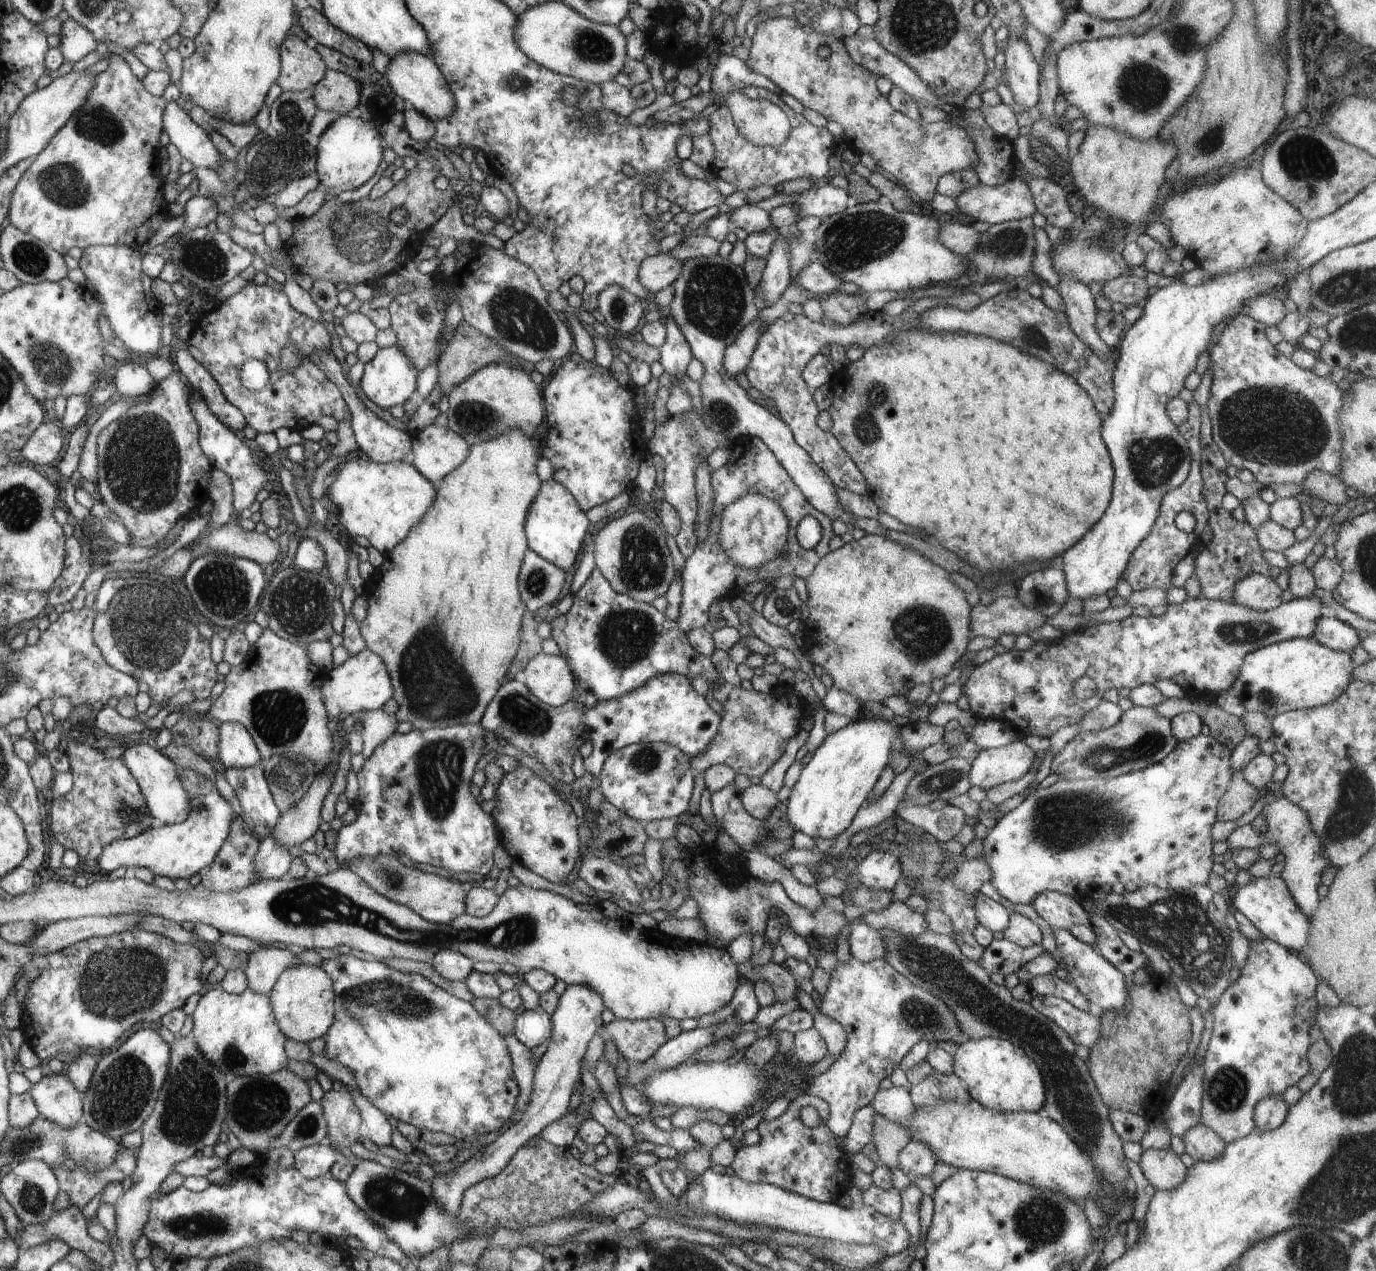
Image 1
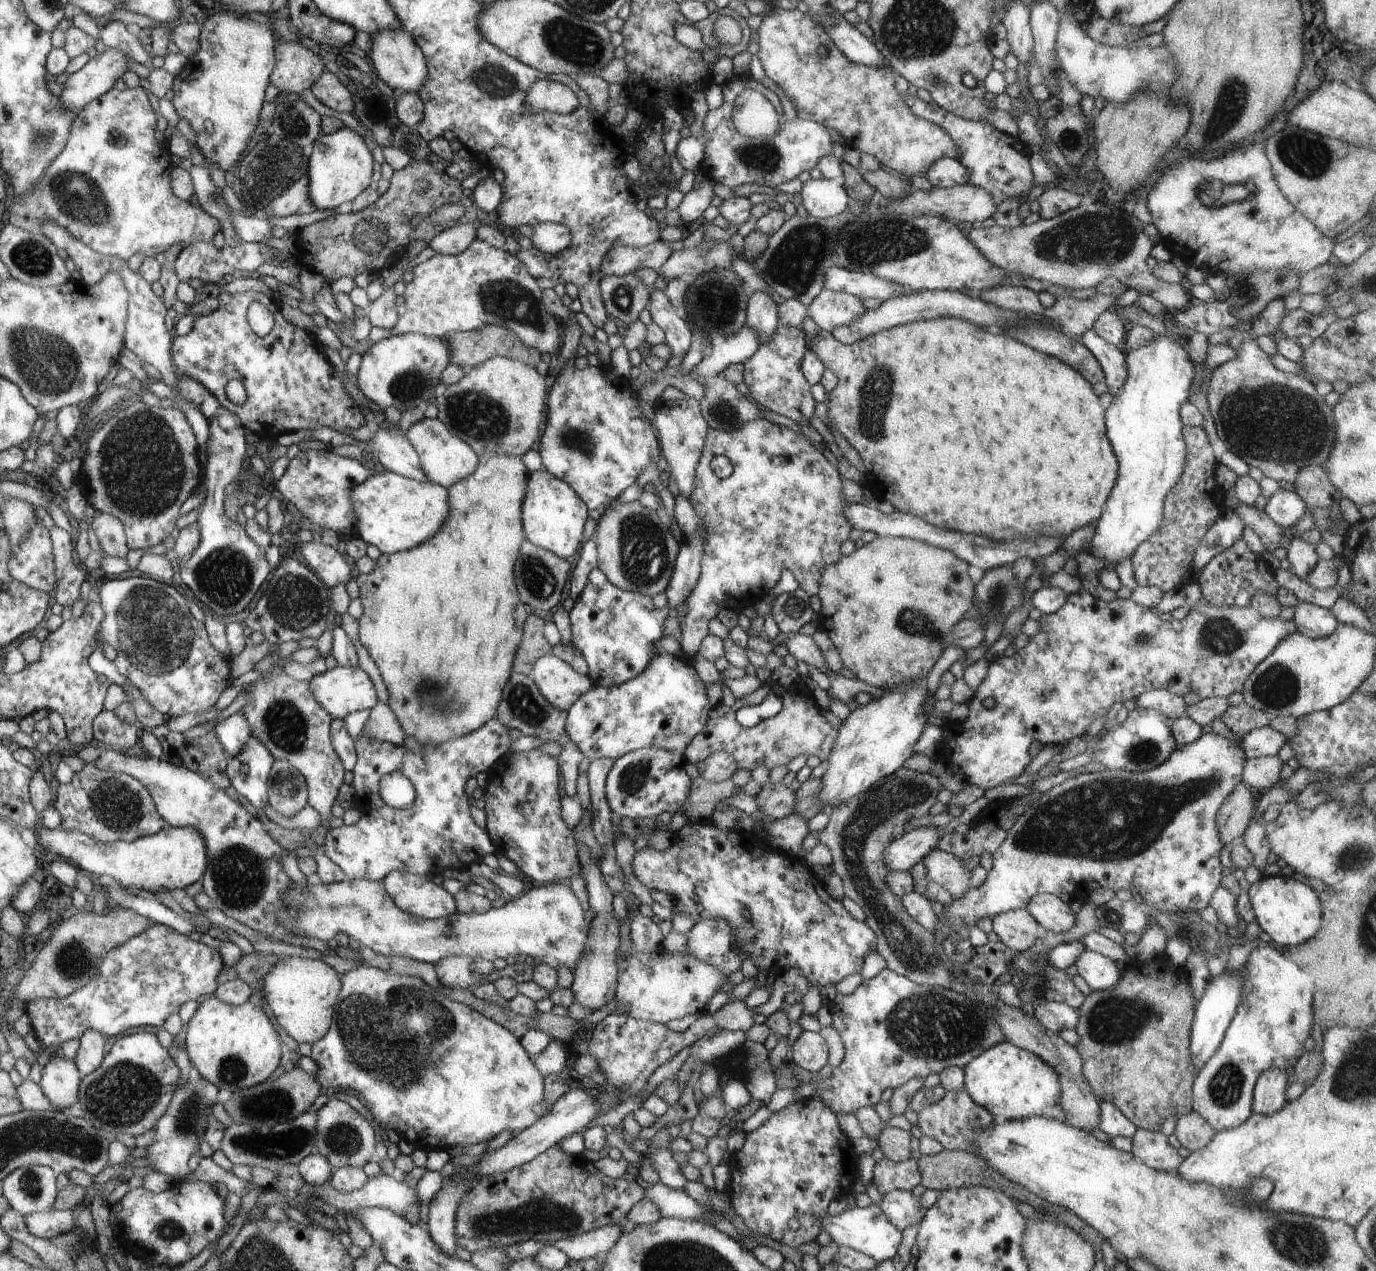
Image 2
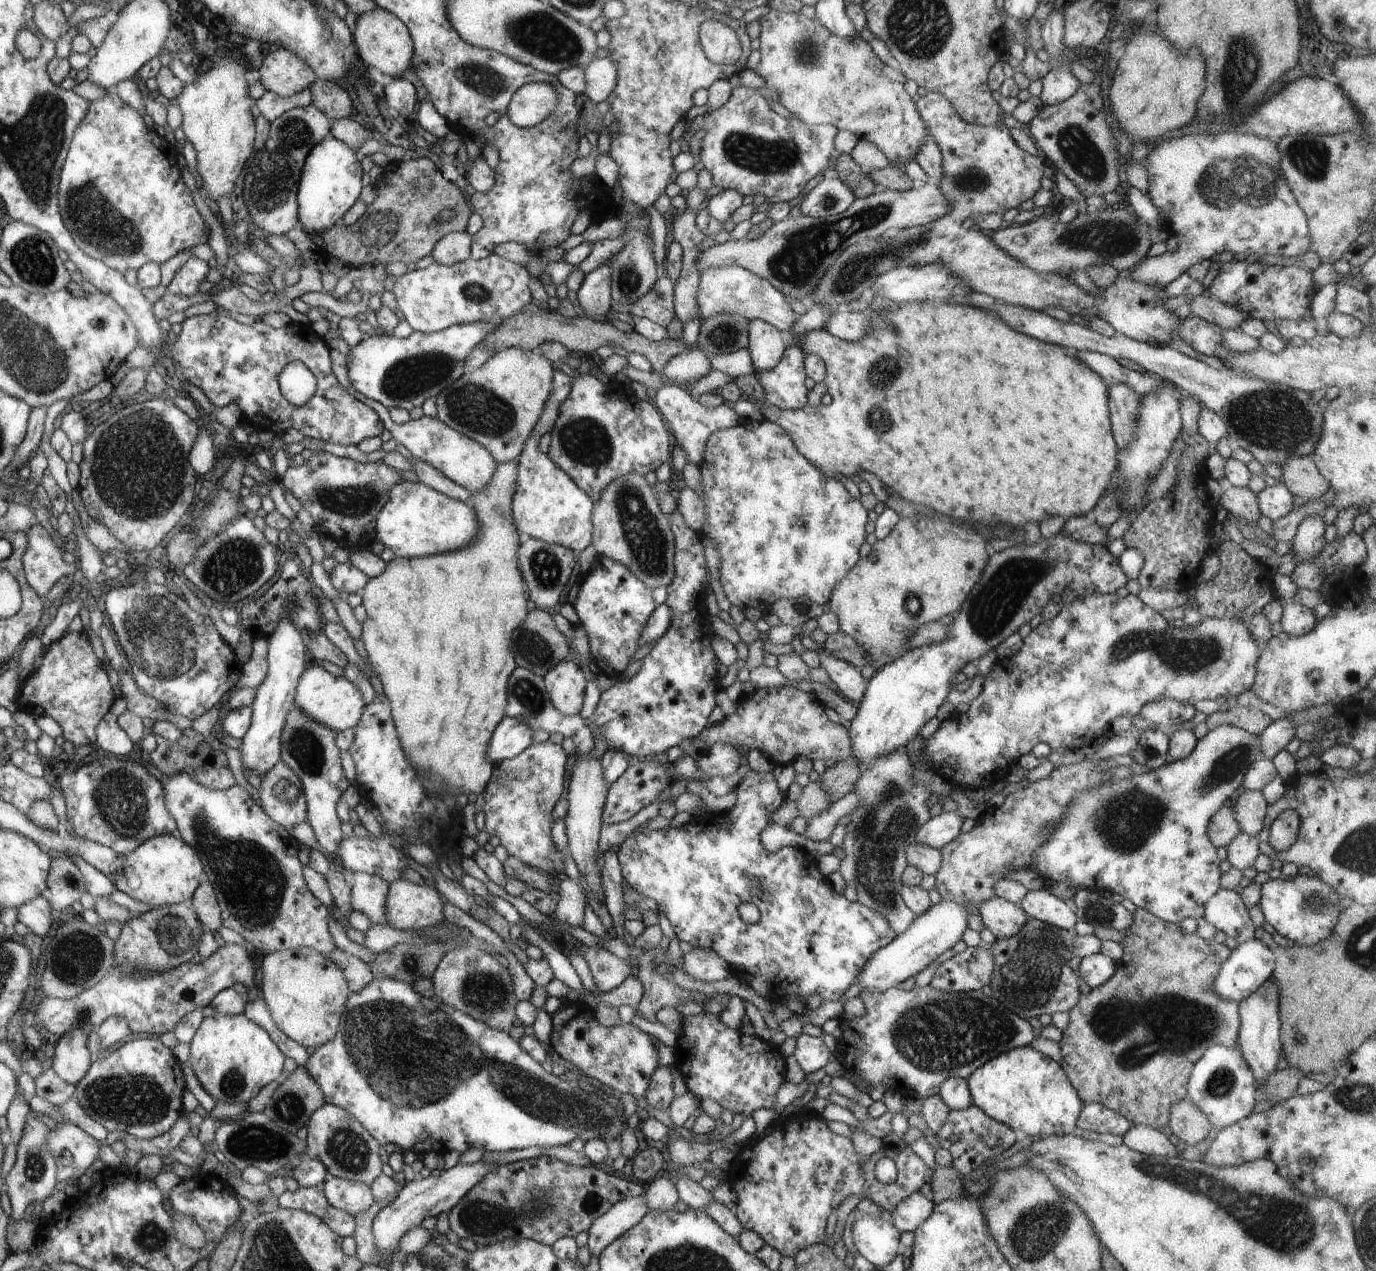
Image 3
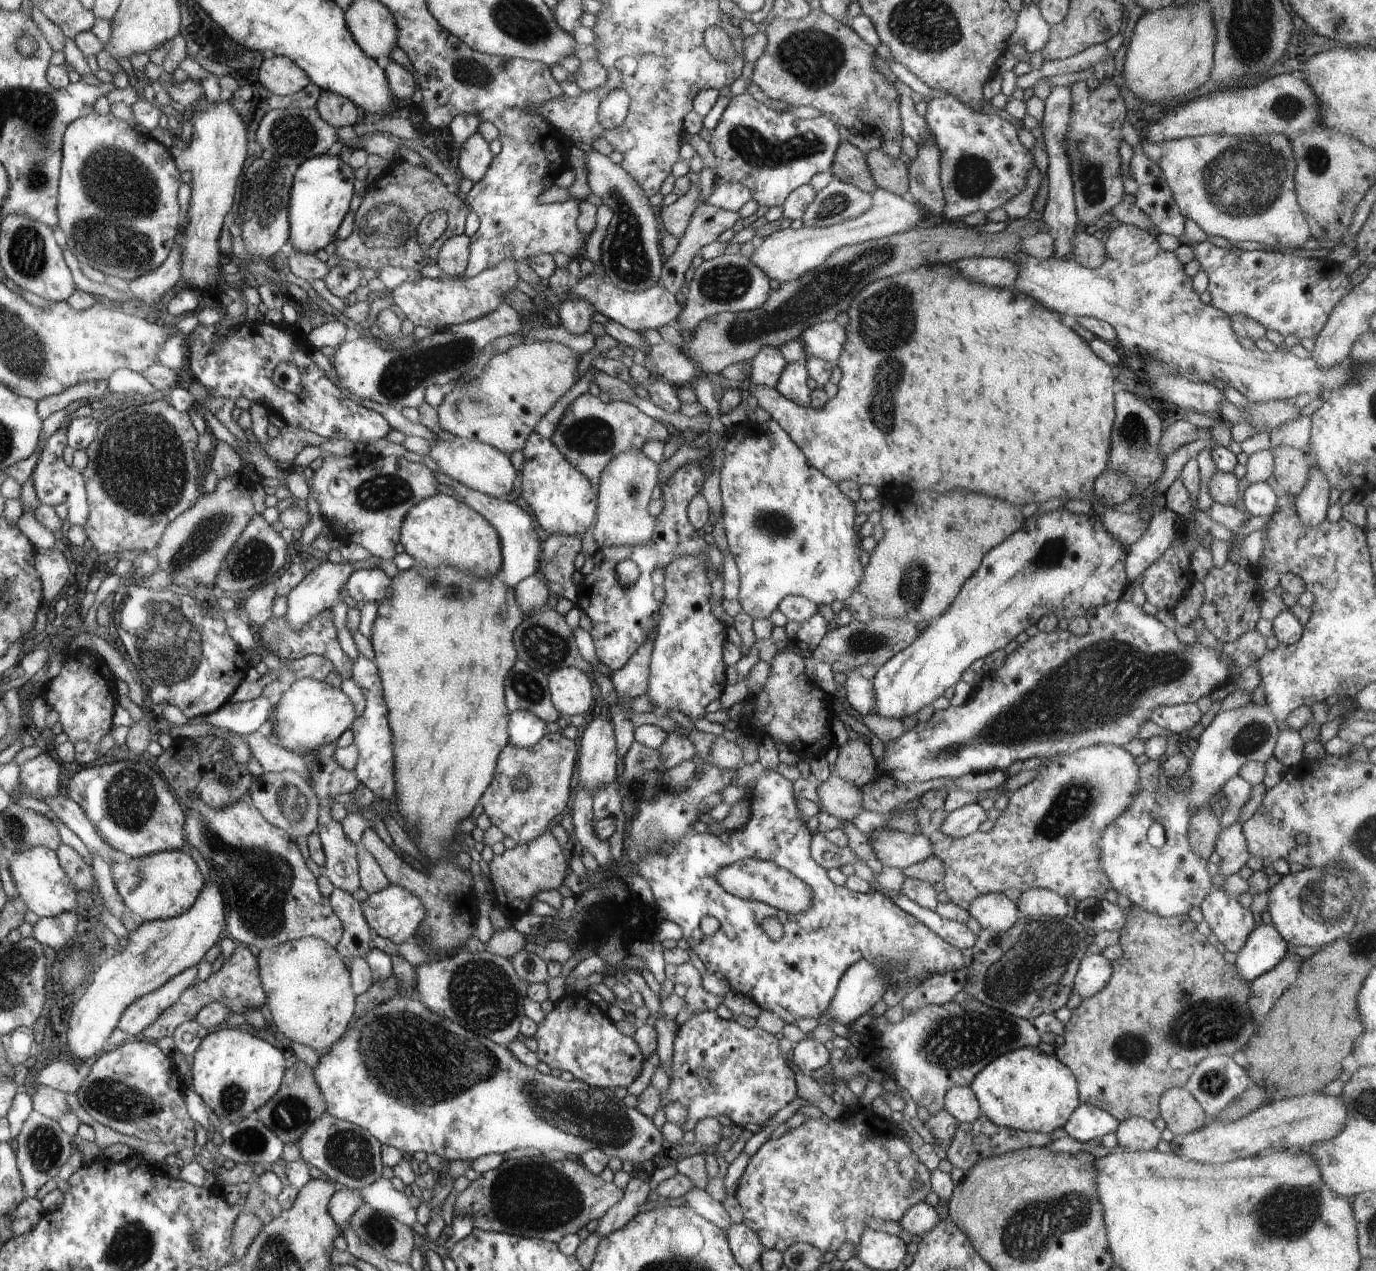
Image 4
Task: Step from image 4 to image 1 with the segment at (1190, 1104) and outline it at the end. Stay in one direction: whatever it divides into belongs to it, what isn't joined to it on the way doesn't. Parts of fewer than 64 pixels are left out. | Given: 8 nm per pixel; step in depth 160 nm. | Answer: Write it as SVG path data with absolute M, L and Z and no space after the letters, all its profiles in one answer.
M1201 1123L1192 1126L1181 1139L1186 1147L1185 1152L1196 1162L1216 1160L1218 1156L1224 1154L1224 1148L1226 1148L1222 1138Z

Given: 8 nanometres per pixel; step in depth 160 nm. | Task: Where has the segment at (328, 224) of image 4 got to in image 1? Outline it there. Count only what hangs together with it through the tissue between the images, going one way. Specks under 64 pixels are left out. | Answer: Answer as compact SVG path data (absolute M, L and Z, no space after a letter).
M342 115L336 118L320 136L316 147L316 171L322 186L328 188L333 197L341 192L355 190L366 184L376 174L378 164L382 162L382 136L378 126L370 120Z

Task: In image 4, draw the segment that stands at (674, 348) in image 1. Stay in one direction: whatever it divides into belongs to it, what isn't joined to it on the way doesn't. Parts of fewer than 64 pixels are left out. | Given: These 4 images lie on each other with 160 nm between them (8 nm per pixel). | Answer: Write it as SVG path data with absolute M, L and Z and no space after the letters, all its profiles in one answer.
M596 271L587 276L577 278L576 284L569 288L568 299L584 300L594 306L594 310L604 314L607 319L613 320L630 330L640 333L649 328L659 329L661 326L672 324L683 311L683 307L659 284L645 291L630 292L619 289Z

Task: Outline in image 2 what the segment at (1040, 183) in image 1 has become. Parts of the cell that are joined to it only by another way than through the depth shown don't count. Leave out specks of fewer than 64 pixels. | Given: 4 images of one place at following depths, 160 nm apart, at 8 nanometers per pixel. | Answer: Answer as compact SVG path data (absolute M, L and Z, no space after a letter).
M1057 183L1053 188L1044 190L1036 200L1040 204L1040 218L1052 219L1078 207L1083 196Z

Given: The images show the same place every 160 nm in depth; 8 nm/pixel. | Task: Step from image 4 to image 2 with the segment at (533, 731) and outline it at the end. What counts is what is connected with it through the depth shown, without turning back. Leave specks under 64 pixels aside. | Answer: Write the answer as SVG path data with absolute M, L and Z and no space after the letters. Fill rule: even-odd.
M497 718L485 723L485 726L454 738L446 740L444 744L422 744L419 753L408 750L406 746L397 746L390 742L378 742L368 736L356 738L356 755L358 761L352 772L354 781L352 786L355 789L354 802L356 809L360 811L362 817L352 826L343 825L340 828L330 829L323 850L349 880L369 879L372 881L382 881L386 874L392 870L400 872L409 871L410 874L419 876L432 876L440 874L445 870L469 870L469 867L476 863L480 864L488 854L494 854L495 848L492 838L488 838L486 828L478 828L478 824L470 816L470 806L468 806L468 796L466 796L466 782L482 772L488 772L492 764L497 764L510 750L509 728L506 728ZM400 770L406 776L415 789L416 798L410 808L398 810L390 808L382 796L380 796L380 780L391 774L392 771Z

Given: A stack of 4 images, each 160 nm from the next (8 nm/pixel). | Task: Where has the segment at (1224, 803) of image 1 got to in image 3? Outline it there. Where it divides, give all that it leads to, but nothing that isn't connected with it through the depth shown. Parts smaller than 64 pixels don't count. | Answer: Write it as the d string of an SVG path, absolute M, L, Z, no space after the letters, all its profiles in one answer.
M1230 803L1222 806L1208 824L1208 838L1216 849L1226 847L1240 832L1242 832L1242 828L1234 816L1234 806Z

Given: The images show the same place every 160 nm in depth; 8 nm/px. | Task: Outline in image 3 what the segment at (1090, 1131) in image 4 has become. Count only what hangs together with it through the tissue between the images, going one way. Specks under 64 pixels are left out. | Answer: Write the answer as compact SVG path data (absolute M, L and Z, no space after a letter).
M1084 1103L1080 1118L1078 1118L1080 1133L1084 1130L1092 1130L1098 1133L1124 1136L1132 1127L1132 1122L1126 1120L1122 1114L1097 1103Z

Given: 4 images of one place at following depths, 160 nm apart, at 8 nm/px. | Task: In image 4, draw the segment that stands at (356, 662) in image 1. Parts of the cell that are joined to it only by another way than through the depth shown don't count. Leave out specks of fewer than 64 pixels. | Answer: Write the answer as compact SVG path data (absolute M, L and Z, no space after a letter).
M299 678L275 701L267 725L271 727L267 735L283 751L297 755L314 753L315 749L336 743L342 732L351 728L357 717L352 699L342 690L311 678Z

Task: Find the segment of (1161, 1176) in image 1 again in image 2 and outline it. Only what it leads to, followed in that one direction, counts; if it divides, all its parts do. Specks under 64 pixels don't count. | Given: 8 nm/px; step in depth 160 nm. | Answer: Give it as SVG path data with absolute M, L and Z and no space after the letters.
M1138 1129L1133 1137L1132 1155L1152 1170L1176 1174L1183 1158L1160 1131Z

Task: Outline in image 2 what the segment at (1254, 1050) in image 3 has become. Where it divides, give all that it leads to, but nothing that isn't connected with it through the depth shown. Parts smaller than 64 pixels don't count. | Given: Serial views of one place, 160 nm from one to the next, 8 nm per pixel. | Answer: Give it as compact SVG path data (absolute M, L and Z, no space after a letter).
M1268 1068L1260 1074L1256 1086L1254 1086L1252 1110L1254 1114L1276 1114L1286 1104L1288 1098L1288 1078L1284 1070L1280 1068Z

